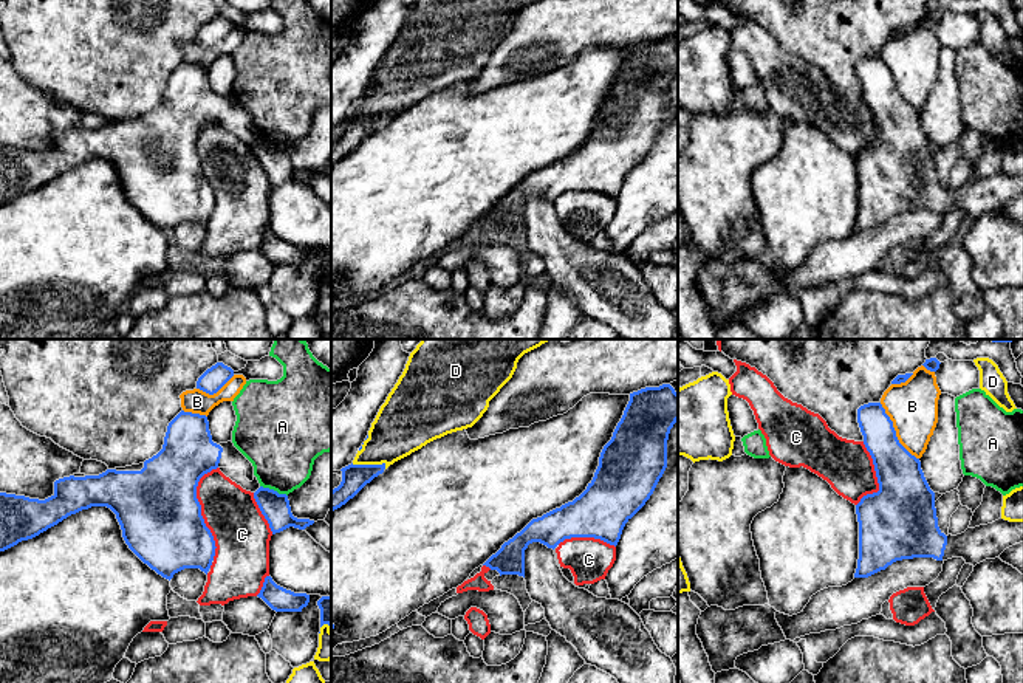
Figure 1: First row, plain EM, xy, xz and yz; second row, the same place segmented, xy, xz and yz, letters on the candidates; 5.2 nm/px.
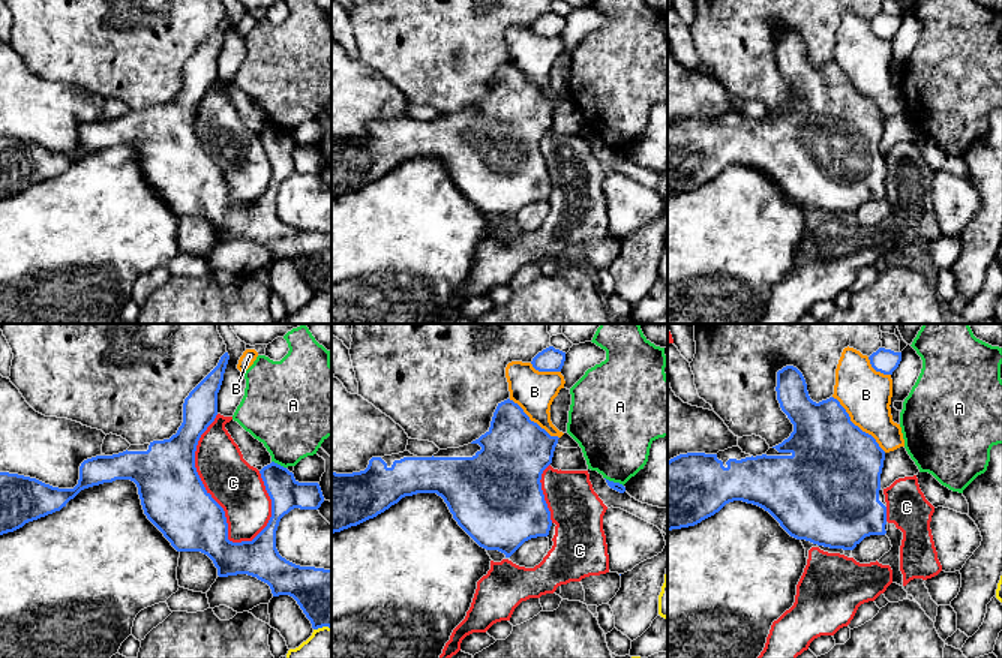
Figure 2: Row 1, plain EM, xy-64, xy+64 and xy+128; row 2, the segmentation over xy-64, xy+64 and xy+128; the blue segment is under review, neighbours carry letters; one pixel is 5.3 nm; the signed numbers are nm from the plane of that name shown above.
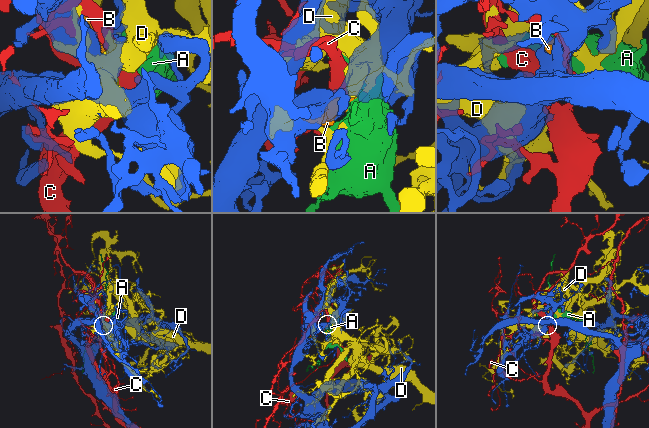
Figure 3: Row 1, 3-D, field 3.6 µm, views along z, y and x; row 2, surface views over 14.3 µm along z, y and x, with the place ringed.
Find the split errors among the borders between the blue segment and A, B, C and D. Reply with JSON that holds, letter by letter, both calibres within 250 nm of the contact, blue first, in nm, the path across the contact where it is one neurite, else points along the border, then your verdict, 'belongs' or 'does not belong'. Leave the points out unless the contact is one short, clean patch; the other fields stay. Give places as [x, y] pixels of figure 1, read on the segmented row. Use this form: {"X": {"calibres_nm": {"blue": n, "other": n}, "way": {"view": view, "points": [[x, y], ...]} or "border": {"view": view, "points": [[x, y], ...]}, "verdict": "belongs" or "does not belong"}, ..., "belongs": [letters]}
{"A": {"calibres_nm": {"blue": 150, "other": 380}, "verdict": "does not belong"}, "B": {"calibres_nm": {"blue": 240, "other": 260}, "verdict": "does not belong"}, "C": {"calibres_nm": {"blue": 420, "other": 300}, "verdict": "does not belong"}, "D": {"calibres_nm": {"blue": 140, "other": 280}, "verdict": "does not belong"}, "belongs": []}

